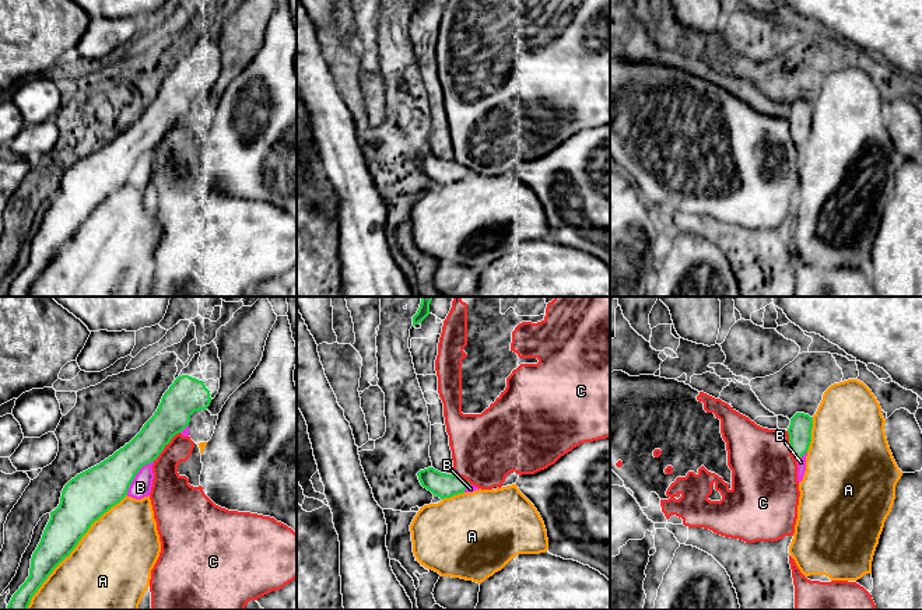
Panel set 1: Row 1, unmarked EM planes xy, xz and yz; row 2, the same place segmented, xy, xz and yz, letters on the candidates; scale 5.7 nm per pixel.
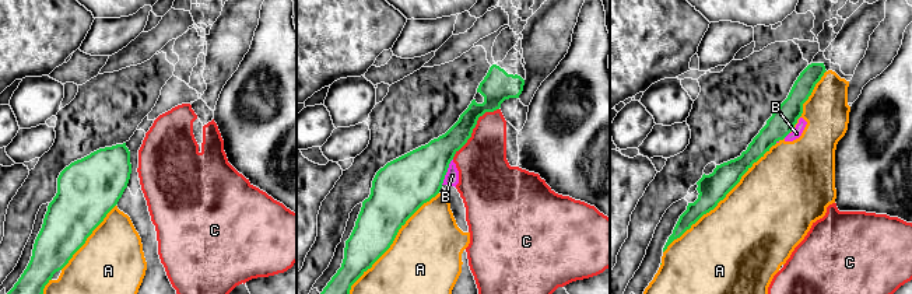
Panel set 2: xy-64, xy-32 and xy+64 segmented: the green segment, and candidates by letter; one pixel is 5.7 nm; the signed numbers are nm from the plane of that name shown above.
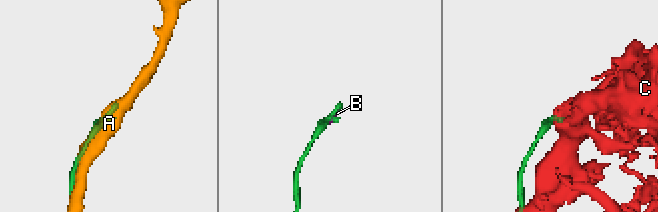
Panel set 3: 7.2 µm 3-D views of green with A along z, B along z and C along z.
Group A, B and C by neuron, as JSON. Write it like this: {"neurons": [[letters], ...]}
{"neurons": [["A", "B"], ["C"]]}

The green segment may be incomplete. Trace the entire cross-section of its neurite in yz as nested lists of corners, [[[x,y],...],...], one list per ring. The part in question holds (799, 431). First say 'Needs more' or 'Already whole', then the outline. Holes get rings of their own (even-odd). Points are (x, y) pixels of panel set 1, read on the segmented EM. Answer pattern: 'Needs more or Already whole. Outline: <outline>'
Already whole. Outline: [[[796,413],[788,428],[790,451],[795,459],[800,459],[809,451],[811,442],[813,417]]]

